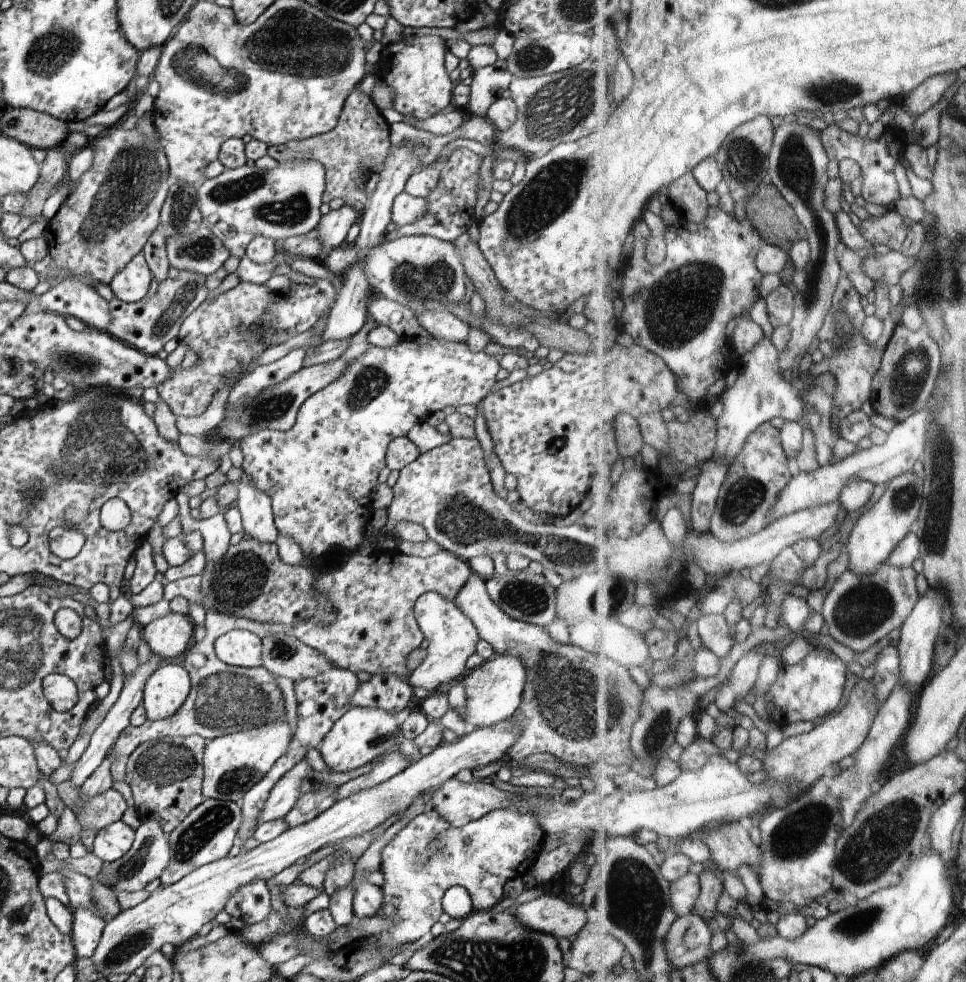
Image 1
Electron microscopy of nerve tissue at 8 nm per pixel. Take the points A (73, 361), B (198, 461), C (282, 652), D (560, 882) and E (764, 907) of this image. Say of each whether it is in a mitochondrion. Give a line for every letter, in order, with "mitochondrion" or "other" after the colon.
A: mitochondrion
B: other
C: mitochondrion
D: other
E: other

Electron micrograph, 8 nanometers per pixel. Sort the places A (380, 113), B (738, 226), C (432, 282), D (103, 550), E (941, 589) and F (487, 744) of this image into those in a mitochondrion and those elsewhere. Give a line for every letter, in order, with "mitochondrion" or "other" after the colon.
A: other
B: other
C: mitochondrion
D: other
E: other
F: other

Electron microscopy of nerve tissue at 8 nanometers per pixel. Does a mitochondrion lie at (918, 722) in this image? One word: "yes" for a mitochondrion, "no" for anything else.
no

